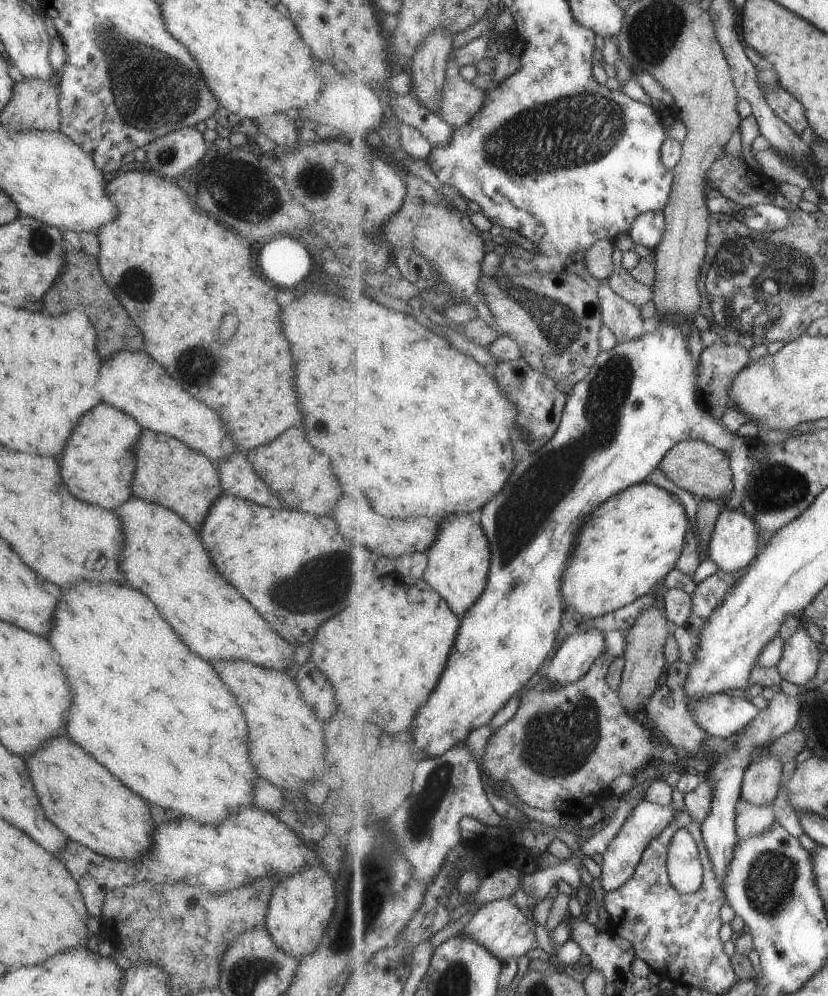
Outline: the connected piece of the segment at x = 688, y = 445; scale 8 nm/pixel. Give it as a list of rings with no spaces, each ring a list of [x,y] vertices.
[[[688,439],[680,442],[670,450],[669,454],[666,454],[659,469],[666,478],[681,489],[693,493],[698,499],[712,498],[720,502],[720,498],[731,497],[734,492],[734,472],[730,458],[720,448],[705,441]]]

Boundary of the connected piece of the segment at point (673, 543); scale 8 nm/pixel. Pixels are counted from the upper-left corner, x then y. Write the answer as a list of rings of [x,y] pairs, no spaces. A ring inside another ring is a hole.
[[[650,482],[636,484],[616,497],[610,498],[610,501],[600,506],[586,520],[578,550],[574,552],[574,560],[566,570],[562,592],[568,607],[575,608],[584,614],[586,619],[602,617],[652,593],[672,570],[676,570],[690,529],[692,530],[692,526],[686,506],[678,495]]]

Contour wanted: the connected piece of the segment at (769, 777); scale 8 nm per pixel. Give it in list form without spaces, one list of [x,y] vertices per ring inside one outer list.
[[[772,754],[772,756],[764,756],[764,758],[757,759],[746,770],[743,783],[743,798],[746,798],[748,802],[752,802],[752,804],[756,804],[757,806],[772,804],[776,800],[778,790],[782,786],[782,778],[784,778],[784,762],[780,758],[776,758]]]

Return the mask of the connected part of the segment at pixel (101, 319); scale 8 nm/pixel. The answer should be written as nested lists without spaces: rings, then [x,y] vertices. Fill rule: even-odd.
[[[66,246],[64,254],[65,265],[42,300],[46,312],[60,314],[62,310],[80,310],[86,314],[98,330],[96,350],[102,356],[102,361],[108,360],[121,350],[142,351],[143,334],[103,279],[98,259],[76,247]]]

